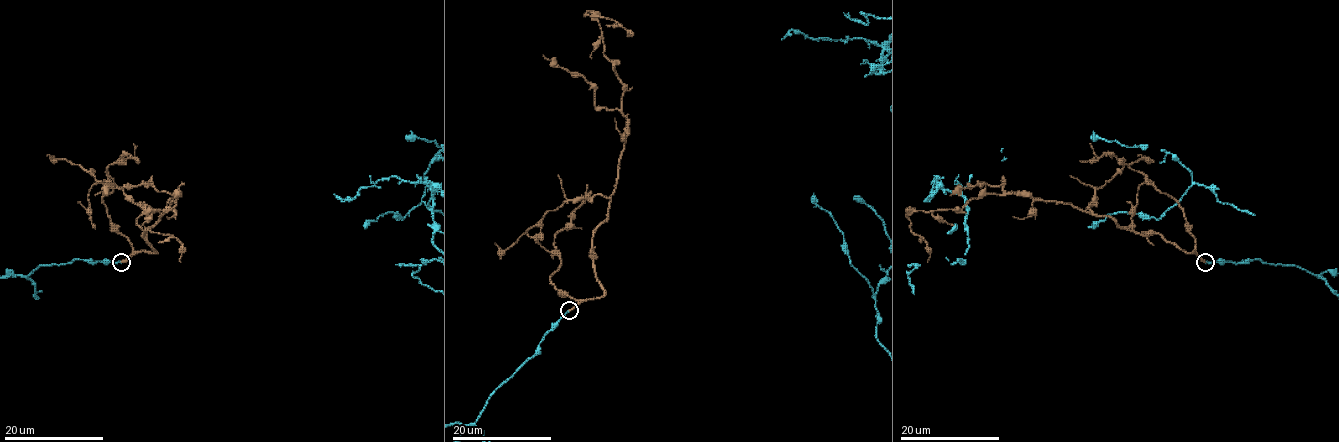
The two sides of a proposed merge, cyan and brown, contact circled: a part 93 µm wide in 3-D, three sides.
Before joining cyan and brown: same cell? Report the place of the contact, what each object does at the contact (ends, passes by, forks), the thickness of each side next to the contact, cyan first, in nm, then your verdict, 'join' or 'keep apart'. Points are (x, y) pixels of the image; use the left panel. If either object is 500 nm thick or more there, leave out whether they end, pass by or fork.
at (121, 262); cyan ends there; brown ends there; 180 nm thick on the cyan side, 280 nm on the other; keep apart

